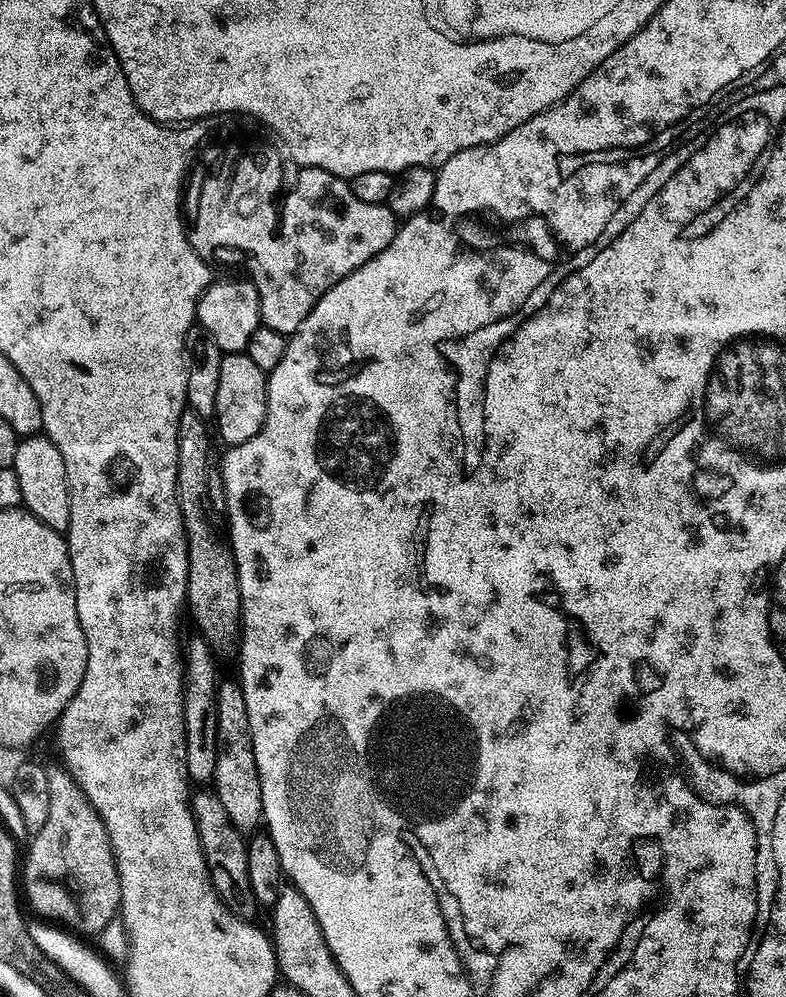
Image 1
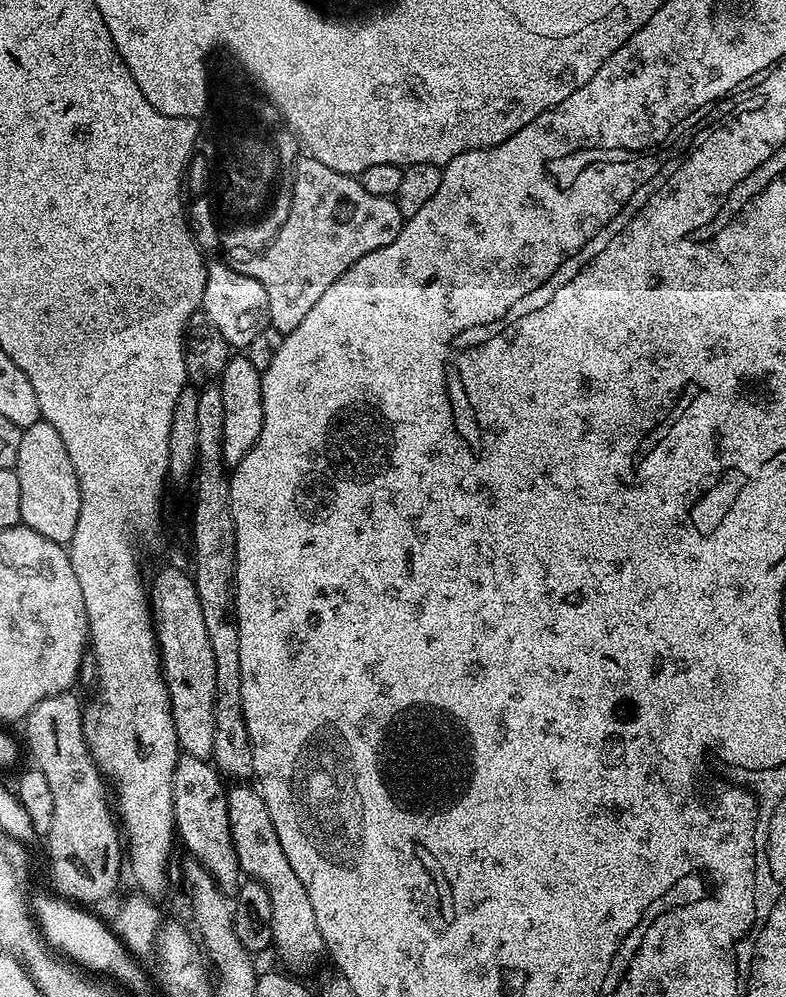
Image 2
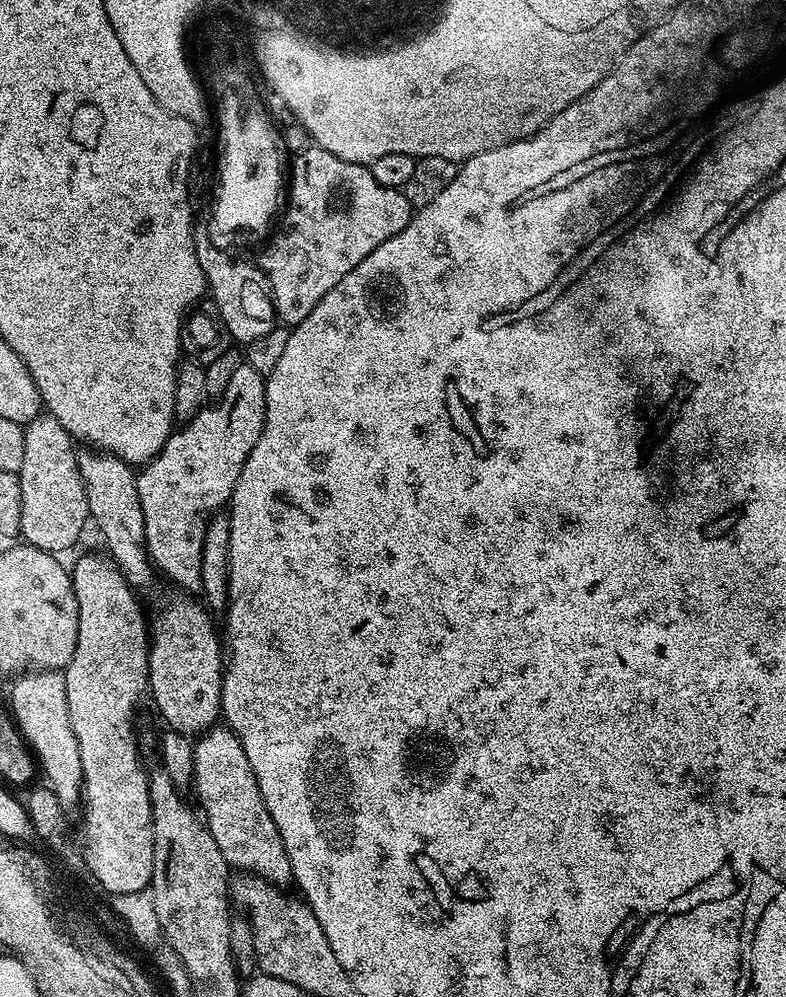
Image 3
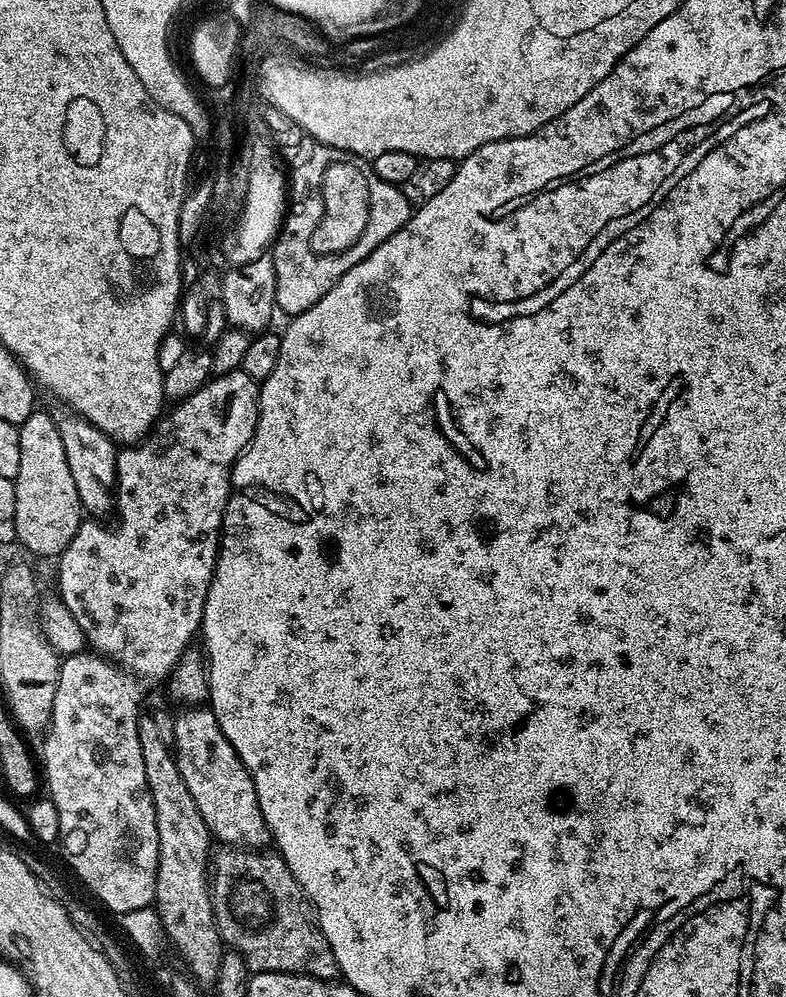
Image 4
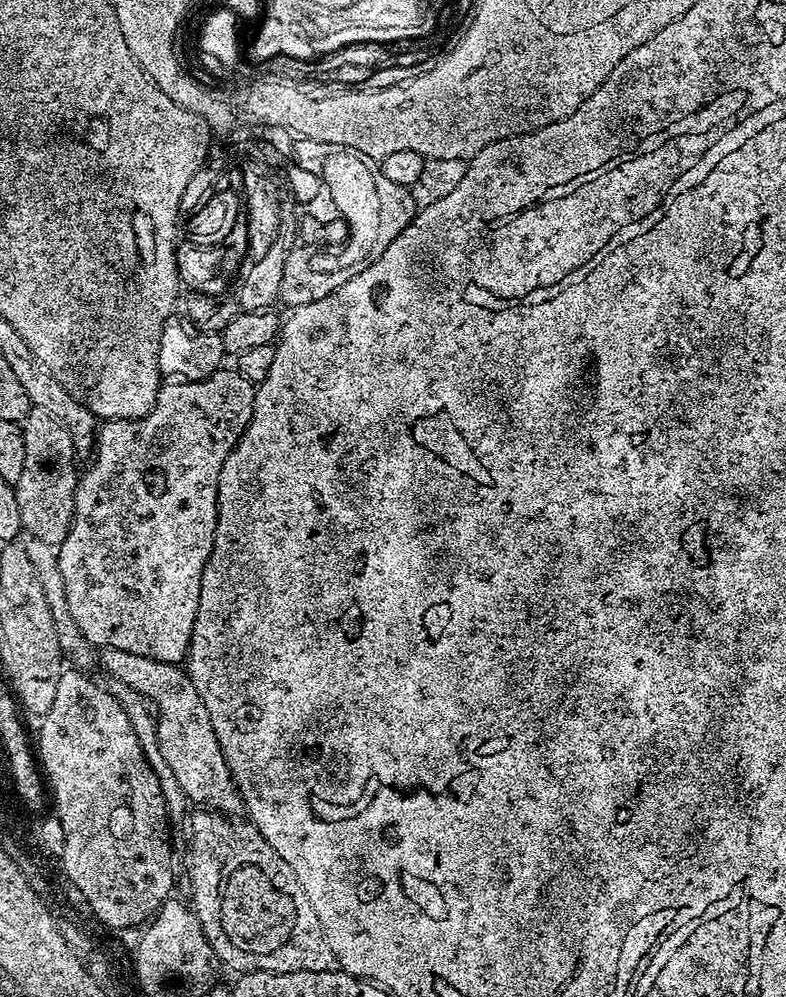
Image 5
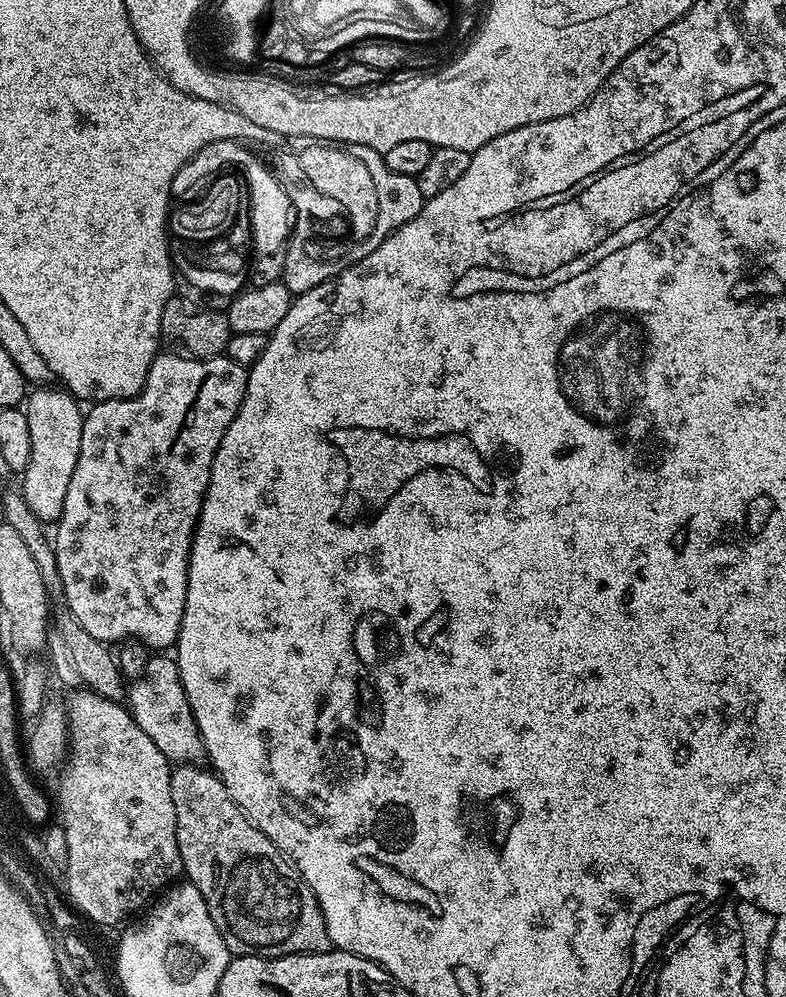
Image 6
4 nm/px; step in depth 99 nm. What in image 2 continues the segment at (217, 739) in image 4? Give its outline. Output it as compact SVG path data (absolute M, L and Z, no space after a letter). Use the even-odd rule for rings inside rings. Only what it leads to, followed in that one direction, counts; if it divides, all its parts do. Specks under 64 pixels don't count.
M236 784L228 790L227 809L230 817L230 832L234 840L235 853L238 854L241 871L253 880L266 886L270 895L273 917L271 919L272 943L281 960L286 964L306 964L320 952L323 953L324 939L318 930L314 906L298 874L290 867L270 812L255 787L248 784Z

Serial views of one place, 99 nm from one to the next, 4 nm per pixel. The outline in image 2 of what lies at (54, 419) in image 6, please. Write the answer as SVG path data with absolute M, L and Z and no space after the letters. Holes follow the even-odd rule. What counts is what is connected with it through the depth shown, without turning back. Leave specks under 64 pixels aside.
M42 419L24 429L15 469L18 486L22 486L20 523L42 534L42 538L50 538L50 542L67 545L74 538L74 528L78 526L80 487L70 454L66 454L66 446L62 446L58 430Z

